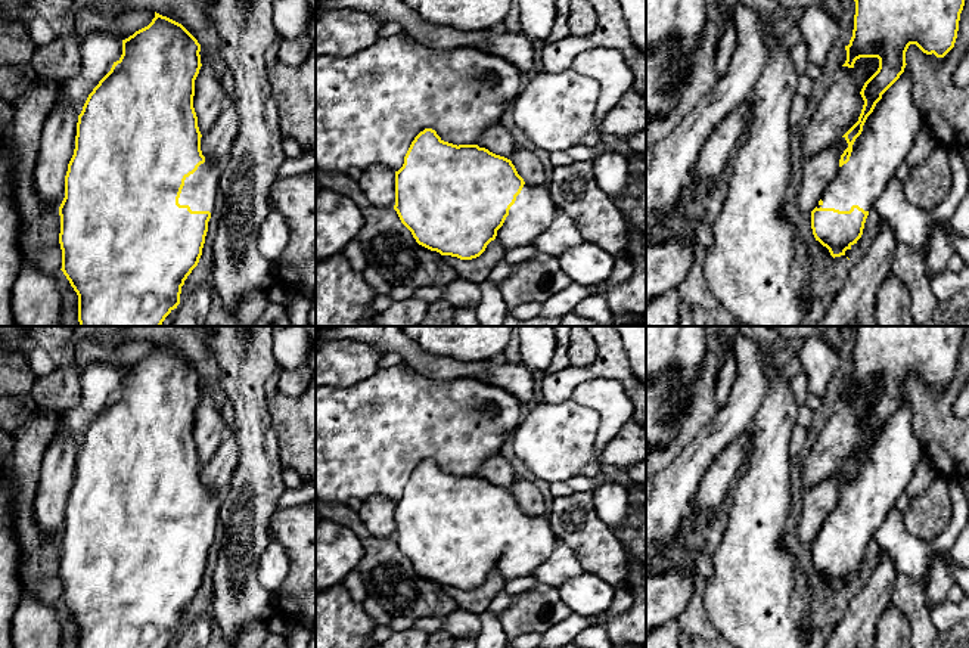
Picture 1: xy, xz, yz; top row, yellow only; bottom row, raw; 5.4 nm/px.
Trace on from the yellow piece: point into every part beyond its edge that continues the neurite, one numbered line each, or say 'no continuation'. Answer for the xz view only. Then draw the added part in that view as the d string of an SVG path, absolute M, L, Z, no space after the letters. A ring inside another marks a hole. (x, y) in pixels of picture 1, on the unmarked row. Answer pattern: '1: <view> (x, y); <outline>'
1: xz (531, 545); M525 514L496 570L506 582L532 576L550 558L558 543L549 518Z

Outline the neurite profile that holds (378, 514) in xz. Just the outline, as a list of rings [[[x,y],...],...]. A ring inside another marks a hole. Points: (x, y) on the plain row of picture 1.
[[[375,496],[363,502],[358,515],[373,536],[394,539],[395,502],[385,496]]]

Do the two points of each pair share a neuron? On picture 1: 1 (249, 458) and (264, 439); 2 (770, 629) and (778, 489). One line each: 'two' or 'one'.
1: one
2: one

